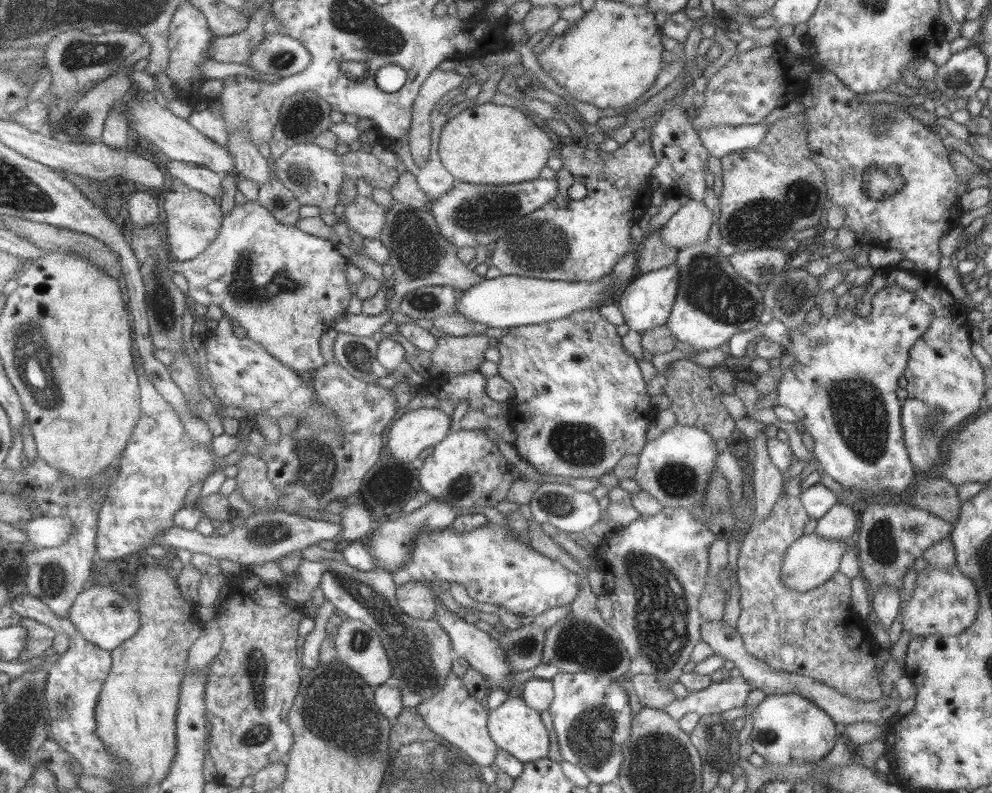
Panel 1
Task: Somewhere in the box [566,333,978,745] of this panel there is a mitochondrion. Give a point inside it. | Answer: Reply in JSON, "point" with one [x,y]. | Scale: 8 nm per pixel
{"point":[661,597]}

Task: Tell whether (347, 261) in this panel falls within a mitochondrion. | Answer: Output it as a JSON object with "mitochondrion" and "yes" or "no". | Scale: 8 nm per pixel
{"mitochondrion":"no"}

